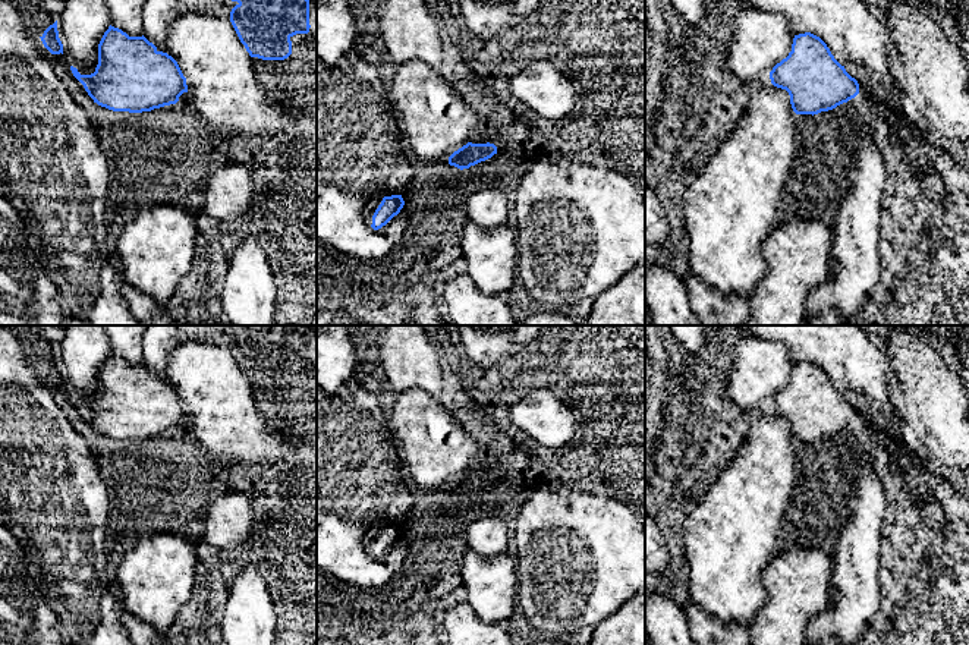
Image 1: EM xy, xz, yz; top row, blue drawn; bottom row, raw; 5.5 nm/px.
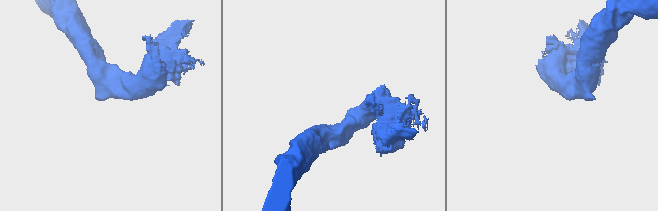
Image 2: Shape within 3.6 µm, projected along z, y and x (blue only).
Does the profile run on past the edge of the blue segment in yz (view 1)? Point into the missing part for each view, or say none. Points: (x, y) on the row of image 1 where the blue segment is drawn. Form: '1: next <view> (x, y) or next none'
1: next none

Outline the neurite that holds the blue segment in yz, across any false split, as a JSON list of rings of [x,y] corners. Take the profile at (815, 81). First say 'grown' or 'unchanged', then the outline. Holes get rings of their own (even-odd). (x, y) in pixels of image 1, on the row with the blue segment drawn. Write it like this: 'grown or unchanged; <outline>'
unchanged; [[[811,32],[795,35],[792,51],[770,72],[771,84],[786,89],[796,114],[818,114],[859,94],[859,84]]]

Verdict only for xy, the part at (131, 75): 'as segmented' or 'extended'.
as segmented

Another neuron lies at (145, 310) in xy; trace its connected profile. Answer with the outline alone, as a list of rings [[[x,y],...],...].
[[[120,280],[120,293],[130,308],[138,325],[177,325],[169,309],[161,308],[150,295]]]

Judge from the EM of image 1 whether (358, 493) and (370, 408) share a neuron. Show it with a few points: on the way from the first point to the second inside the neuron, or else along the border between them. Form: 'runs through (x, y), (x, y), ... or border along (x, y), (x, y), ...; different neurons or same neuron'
runs through (358, 472), (358, 428); same neuron

